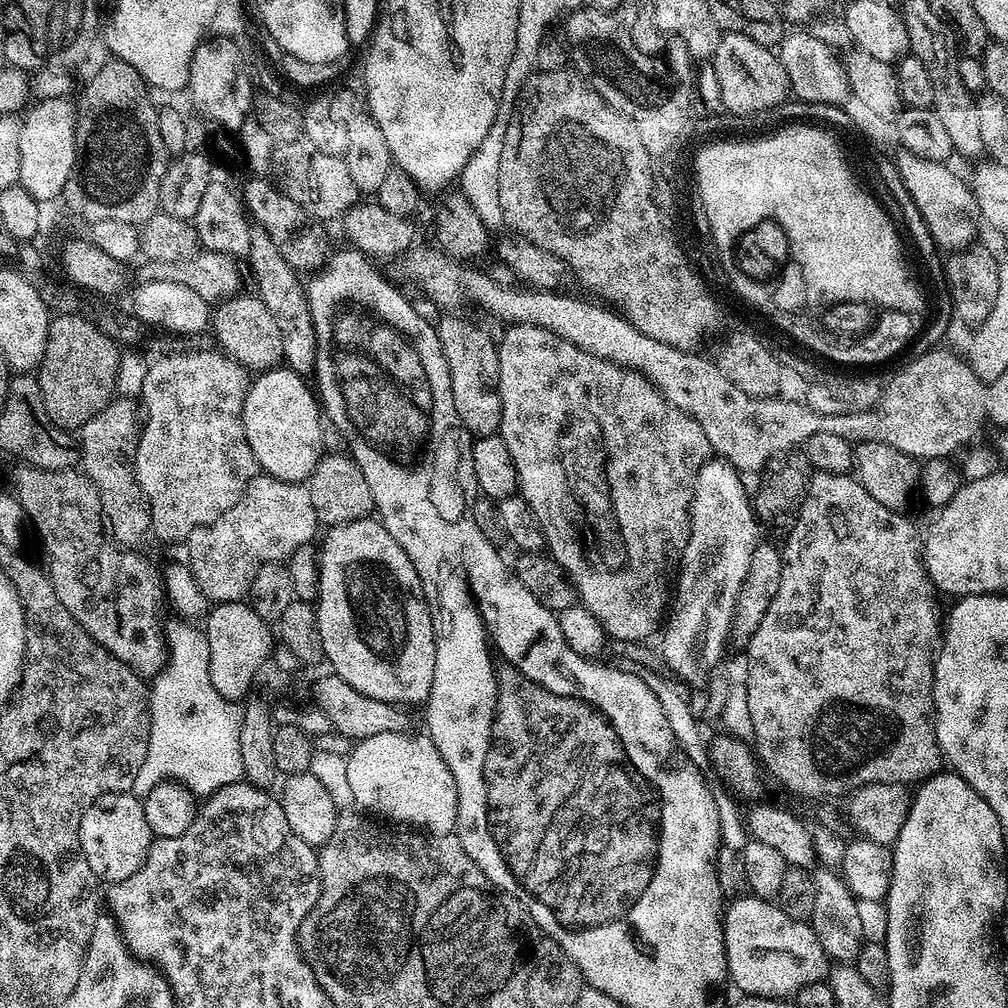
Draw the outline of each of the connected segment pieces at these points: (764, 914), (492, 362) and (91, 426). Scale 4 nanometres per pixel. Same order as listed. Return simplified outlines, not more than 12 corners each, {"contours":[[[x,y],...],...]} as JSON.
{"contours":[[[753,894],[723,909],[737,993],[795,997],[829,975],[808,922]],[[435,325],[462,425],[499,431],[500,352],[478,325]],[[113,399],[78,432],[111,539],[151,529],[136,484],[142,416]]]}

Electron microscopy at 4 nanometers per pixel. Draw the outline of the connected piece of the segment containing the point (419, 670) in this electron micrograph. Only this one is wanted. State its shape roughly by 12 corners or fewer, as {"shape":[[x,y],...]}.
{"shape":[[376,518],[328,528],[324,659],[423,705],[436,635],[414,562]]}

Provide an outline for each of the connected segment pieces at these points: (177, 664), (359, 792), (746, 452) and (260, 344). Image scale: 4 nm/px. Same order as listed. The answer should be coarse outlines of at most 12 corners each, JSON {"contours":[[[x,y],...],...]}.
{"contours":[[[166,624],[132,792],[207,798],[243,777],[242,712],[210,682],[210,642]],[[382,733],[346,757],[361,809],[432,834],[456,783],[424,734]],[[436,246],[409,278],[440,310],[485,304],[641,372],[741,473],[828,420],[754,398],[603,303],[503,288]],[[255,294],[215,305],[219,351],[259,374],[283,361],[282,334]]]}

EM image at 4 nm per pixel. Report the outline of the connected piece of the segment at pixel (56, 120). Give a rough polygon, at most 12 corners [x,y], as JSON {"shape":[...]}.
{"shape":[[76,104],[23,113],[19,184],[63,197],[76,161]]}

